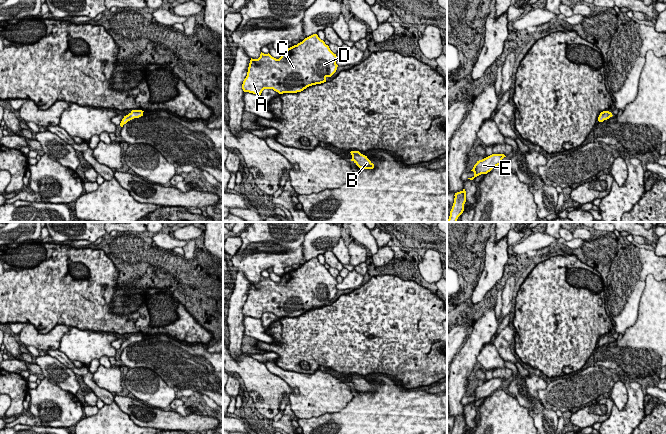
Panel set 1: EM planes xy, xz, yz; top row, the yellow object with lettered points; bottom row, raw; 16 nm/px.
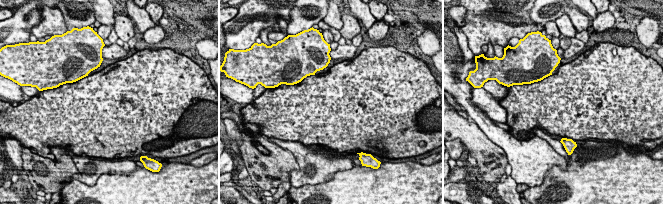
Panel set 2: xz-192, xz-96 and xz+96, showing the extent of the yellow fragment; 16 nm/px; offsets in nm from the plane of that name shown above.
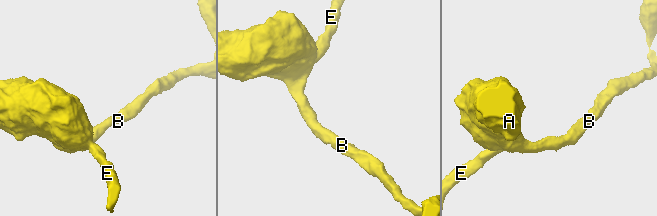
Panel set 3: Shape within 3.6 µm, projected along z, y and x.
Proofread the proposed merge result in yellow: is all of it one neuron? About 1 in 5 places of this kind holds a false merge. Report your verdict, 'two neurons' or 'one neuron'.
one neuron

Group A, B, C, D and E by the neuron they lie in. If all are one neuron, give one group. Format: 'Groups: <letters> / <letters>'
Groups: A B C D E

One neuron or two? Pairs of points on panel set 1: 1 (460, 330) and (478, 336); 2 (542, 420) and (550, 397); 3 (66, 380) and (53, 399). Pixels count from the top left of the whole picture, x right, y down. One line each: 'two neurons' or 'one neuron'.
1: two neurons
2: two neurons
3: two neurons

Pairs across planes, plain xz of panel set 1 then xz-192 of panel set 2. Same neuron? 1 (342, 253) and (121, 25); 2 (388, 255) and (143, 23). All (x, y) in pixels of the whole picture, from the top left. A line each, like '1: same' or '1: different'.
1: different
2: different

